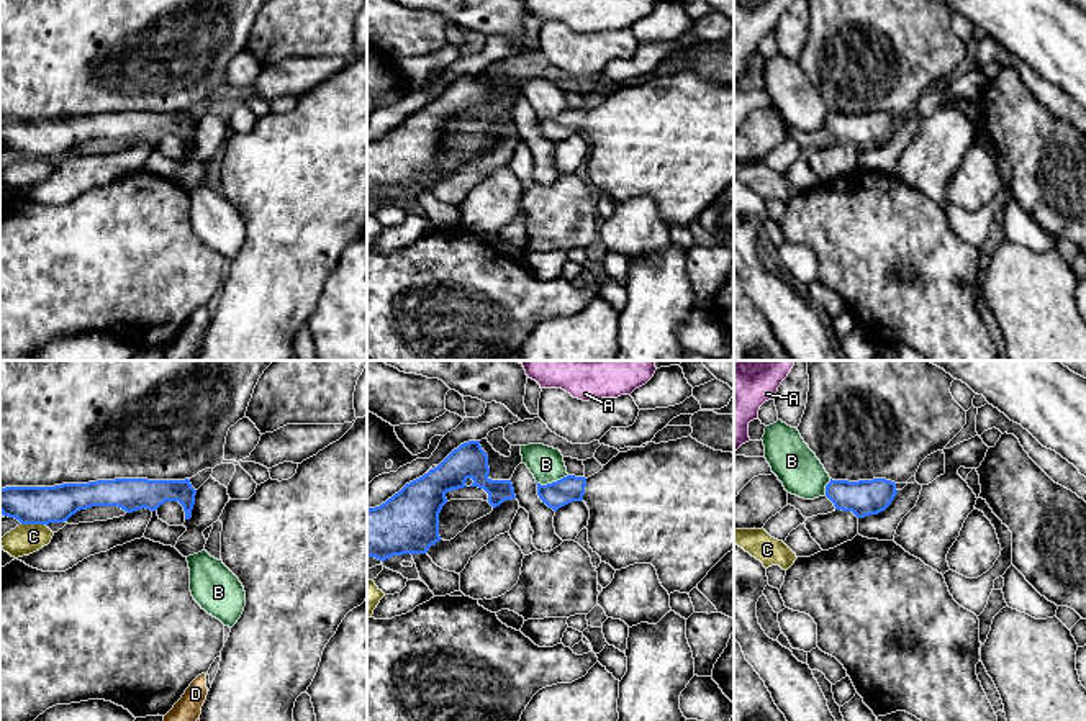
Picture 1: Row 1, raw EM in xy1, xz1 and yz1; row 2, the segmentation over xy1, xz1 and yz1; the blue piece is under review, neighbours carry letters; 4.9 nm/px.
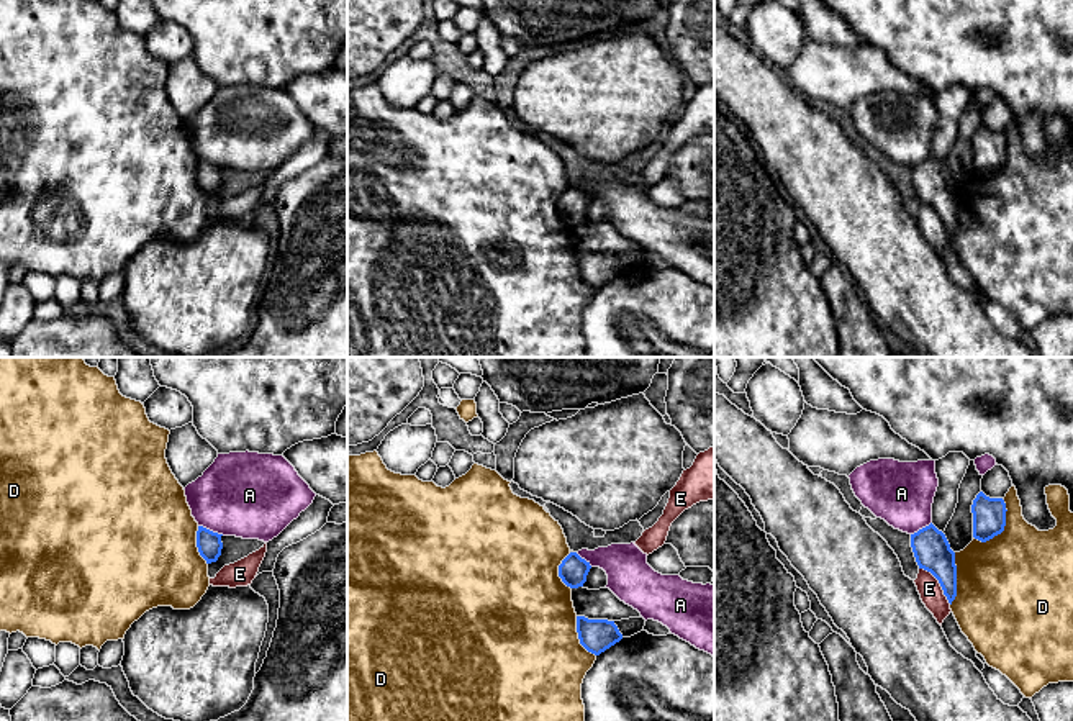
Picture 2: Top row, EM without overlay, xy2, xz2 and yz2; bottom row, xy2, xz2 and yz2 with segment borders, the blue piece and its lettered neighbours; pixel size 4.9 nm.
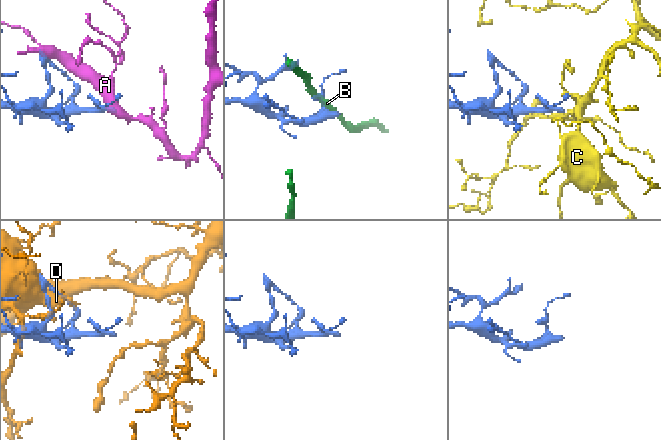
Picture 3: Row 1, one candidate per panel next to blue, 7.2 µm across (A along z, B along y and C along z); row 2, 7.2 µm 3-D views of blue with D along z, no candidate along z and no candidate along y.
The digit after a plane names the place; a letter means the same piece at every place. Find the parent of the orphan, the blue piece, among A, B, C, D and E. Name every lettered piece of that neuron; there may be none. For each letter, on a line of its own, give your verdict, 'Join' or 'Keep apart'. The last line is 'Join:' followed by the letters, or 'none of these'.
A: Keep apart
B: Keep apart
C: Keep apart
D: Keep apart
E: Keep apart
Join: none of these

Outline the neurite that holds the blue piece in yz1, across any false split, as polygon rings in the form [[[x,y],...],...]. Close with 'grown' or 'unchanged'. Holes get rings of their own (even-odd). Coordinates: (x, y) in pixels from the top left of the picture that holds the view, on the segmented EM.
[[[886,478],[873,480],[832,480],[826,485],[826,497],[835,510],[852,511],[857,518],[878,515],[894,500],[896,483]]]; unchanged

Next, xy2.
[[[198,526],[197,531],[197,547],[200,555],[206,560],[206,564],[216,562],[221,555],[223,542],[218,533],[213,533],[203,526]]]; unchanged

